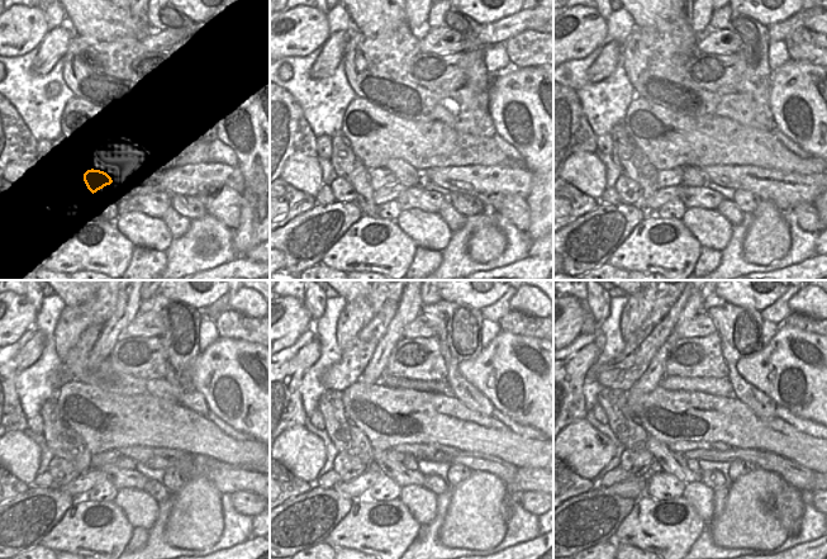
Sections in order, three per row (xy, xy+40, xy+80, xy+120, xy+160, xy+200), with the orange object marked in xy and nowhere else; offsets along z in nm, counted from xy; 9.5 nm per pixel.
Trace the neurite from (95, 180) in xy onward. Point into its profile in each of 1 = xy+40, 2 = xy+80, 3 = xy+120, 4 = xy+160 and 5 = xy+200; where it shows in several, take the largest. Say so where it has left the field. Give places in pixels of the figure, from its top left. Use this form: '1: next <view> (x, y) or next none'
1: next xy+40 (380, 178)
2: next xy+80 (674, 176)
3: next xy+120 (99, 460)
4: next xy+160 (391, 454)
5: next xy+200 (799, 477)

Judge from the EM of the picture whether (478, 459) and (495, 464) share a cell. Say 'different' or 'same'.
same

